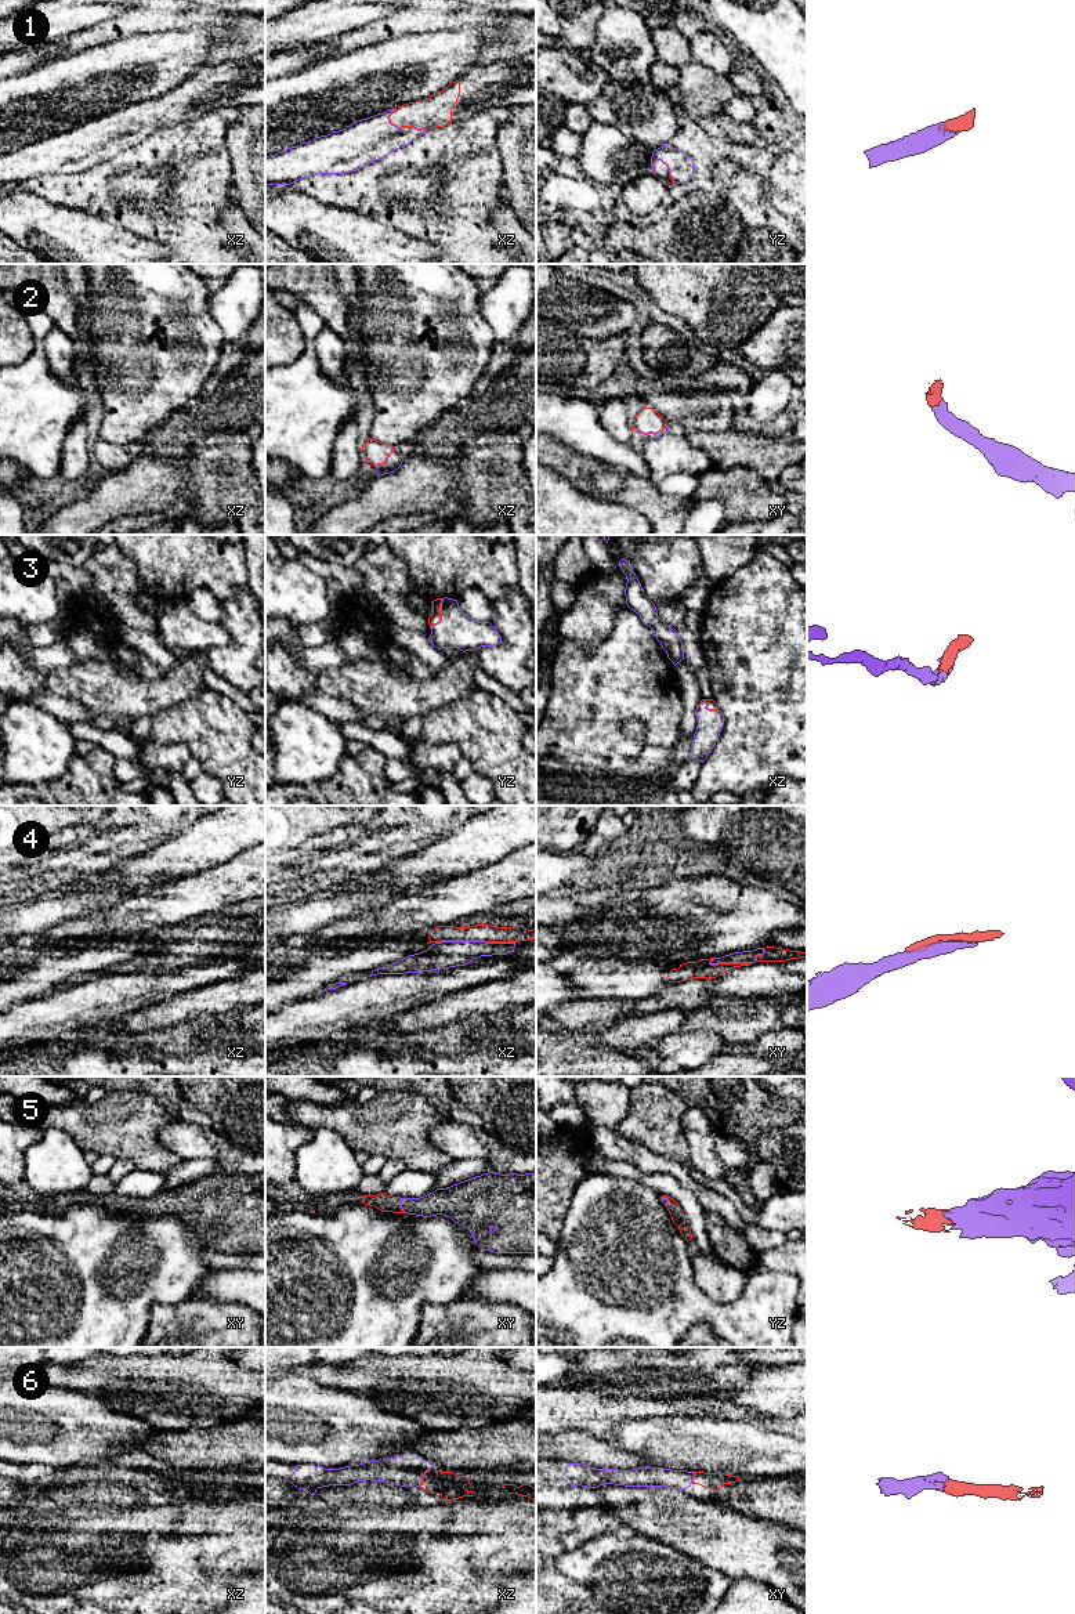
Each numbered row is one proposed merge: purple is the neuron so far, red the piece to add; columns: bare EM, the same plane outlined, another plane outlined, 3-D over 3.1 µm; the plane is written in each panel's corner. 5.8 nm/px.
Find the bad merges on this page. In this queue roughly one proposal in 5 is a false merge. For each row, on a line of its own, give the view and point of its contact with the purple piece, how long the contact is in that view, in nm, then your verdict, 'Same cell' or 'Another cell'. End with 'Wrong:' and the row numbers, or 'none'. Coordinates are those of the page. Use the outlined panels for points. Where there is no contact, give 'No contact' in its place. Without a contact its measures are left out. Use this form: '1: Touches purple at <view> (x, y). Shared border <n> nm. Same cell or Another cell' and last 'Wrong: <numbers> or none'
1: Touches purple at xz (405, 127). Shared border 240 nm. Same cell
2: Touches purple at xy (651, 433). Shared border 190 nm. Same cell
3: Touches purple at yz (441, 615). Shared border 190 nm. Same cell
4: Touches purple at xz (474, 941). Shared border 460 nm. Same cell
5: Touches purple at xy (401, 1205). Shared border 90 nm. Same cell
6: Touches purple at xz (422, 1475). Shared border 140 nm. Same cell
Wrong: none

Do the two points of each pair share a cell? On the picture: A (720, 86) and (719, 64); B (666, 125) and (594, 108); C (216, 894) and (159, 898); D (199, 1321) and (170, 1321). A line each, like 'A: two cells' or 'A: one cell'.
A: two cells
B: one cell
C: one cell
D: one cell

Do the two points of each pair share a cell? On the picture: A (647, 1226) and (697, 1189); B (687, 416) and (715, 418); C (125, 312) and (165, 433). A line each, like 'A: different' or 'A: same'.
A: different
B: same
C: different

